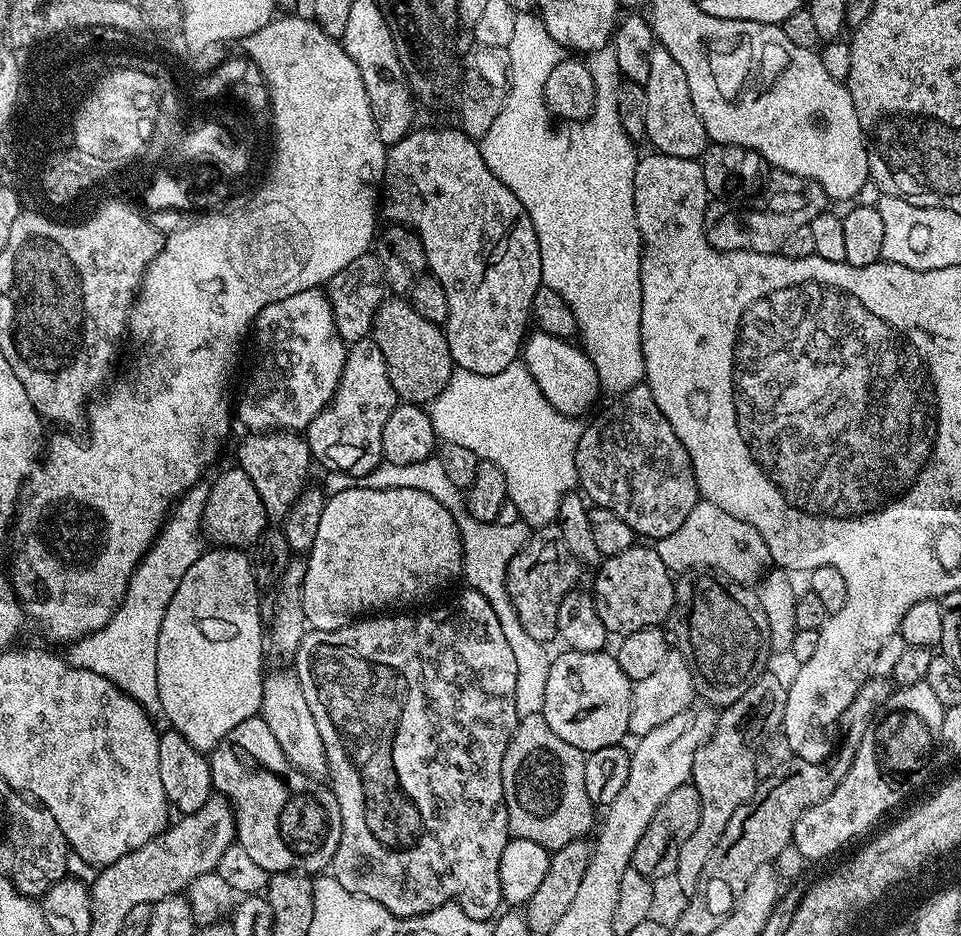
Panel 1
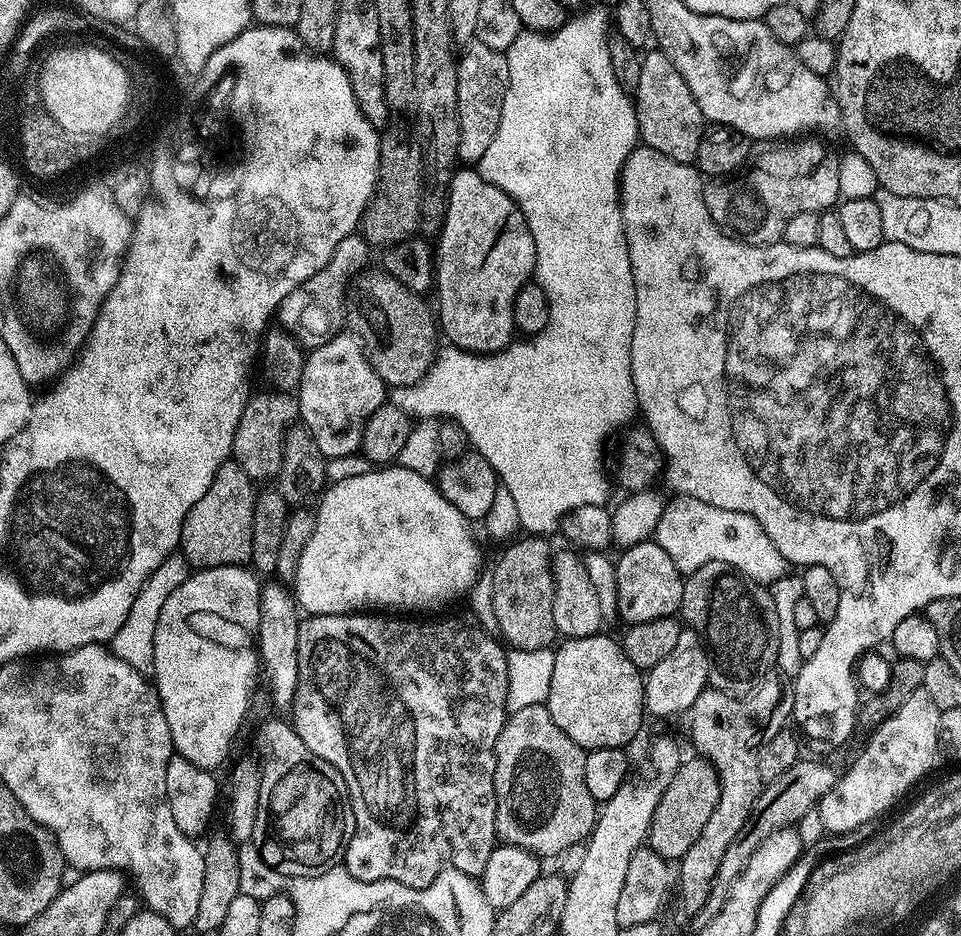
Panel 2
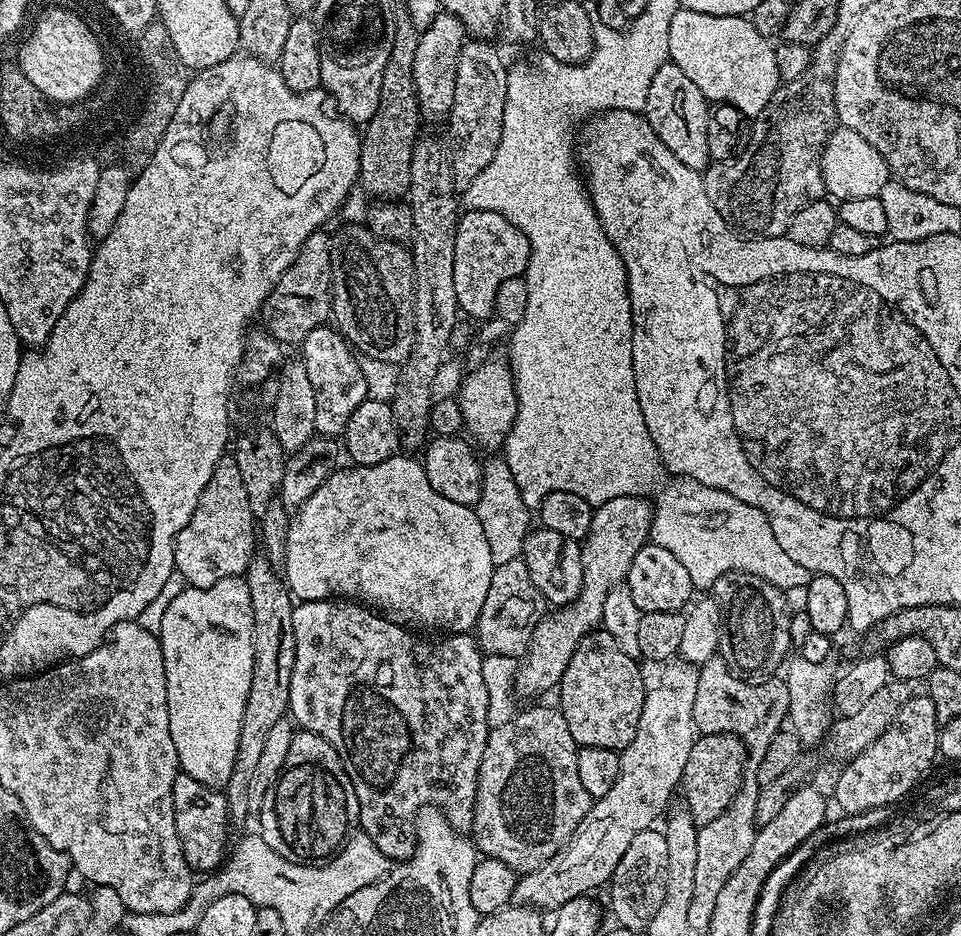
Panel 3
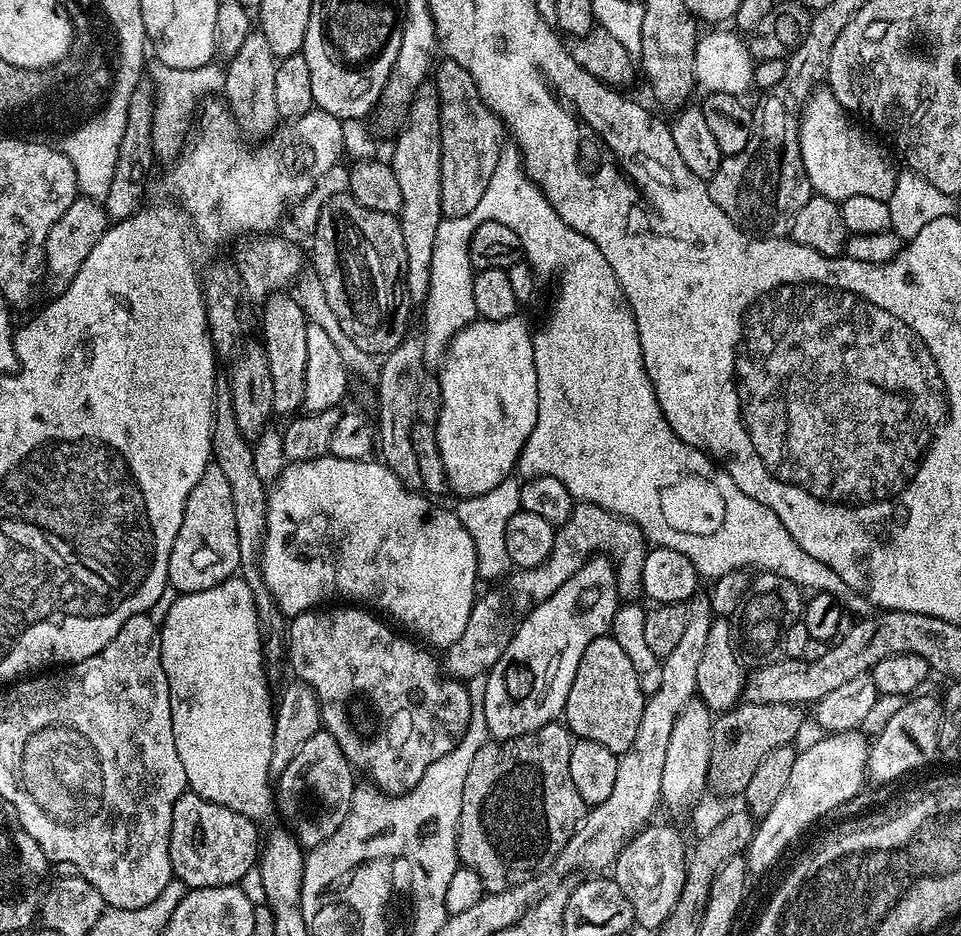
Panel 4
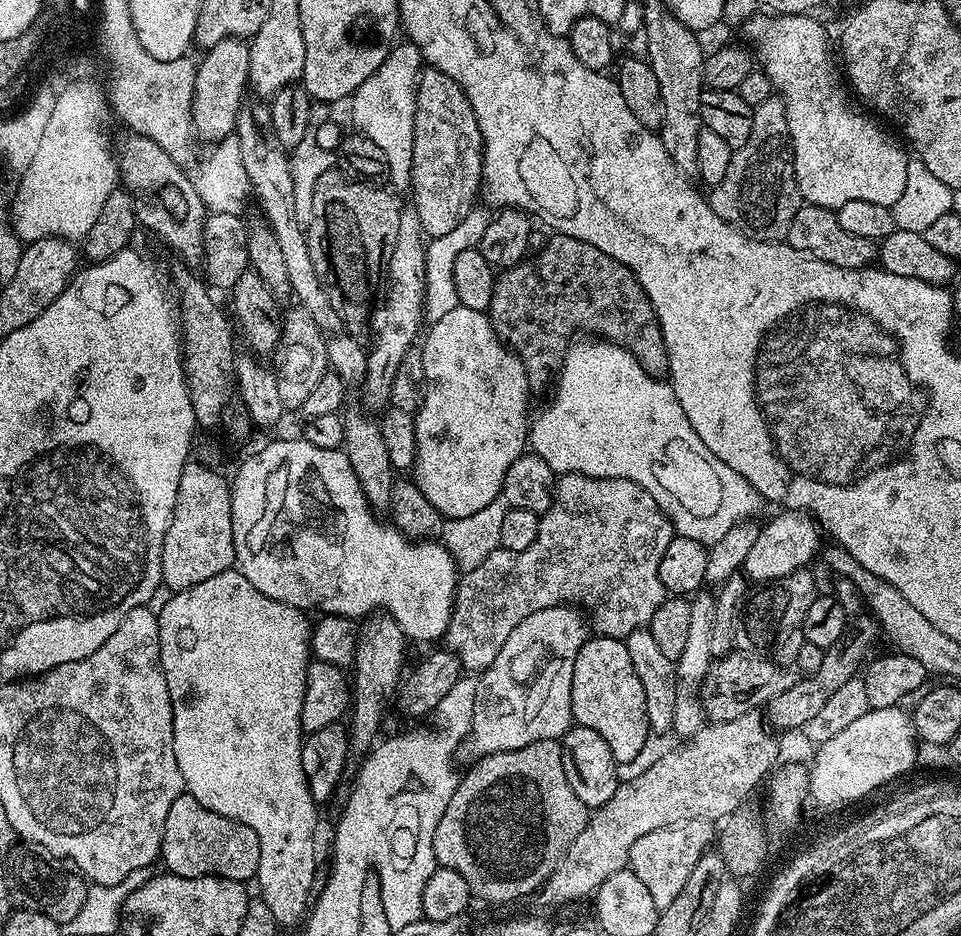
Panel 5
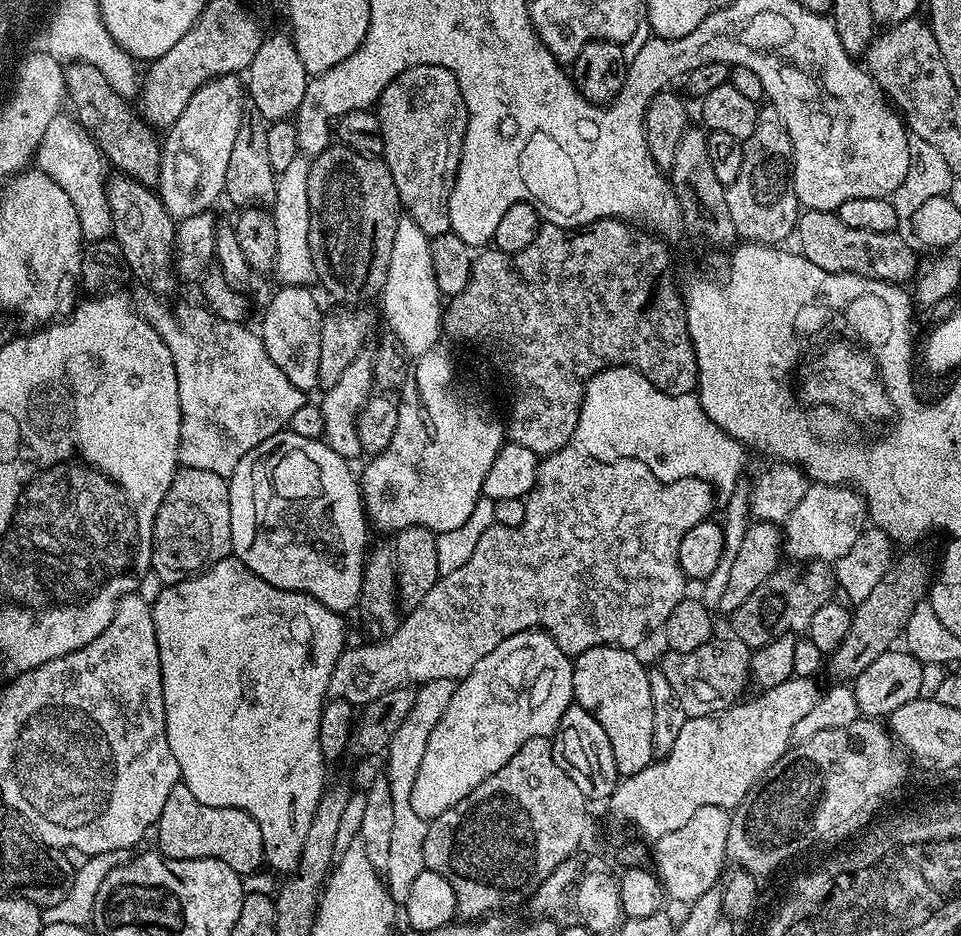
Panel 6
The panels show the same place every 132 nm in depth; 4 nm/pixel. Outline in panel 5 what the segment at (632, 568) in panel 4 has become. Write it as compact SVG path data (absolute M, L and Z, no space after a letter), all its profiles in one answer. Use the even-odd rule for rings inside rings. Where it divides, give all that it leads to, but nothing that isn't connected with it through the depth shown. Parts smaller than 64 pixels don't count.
M563 473L557 479L552 505L541 515L538 538L534 538L526 550L515 552L498 547L482 566L459 577L456 605L446 633L447 651L453 652L469 673L479 674L498 658L498 650L506 646L510 630L514 630L522 618L530 618L530 614L538 614L538 610L559 604L583 609L591 627L601 636L626 638L636 628L648 628L654 610L658 610L666 598L662 578L658 578L658 566L662 566L662 554L666 554L673 535L668 515L642 486L622 478Z

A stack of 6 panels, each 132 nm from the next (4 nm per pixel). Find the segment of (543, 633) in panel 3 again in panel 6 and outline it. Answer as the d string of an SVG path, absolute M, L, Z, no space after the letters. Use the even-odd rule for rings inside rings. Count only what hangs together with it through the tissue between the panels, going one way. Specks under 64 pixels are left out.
M533 630L506 637L497 648L490 650L490 654L486 654L486 658L482 658L482 662L474 665L470 674L457 683L454 698L450 698L450 706L446 706L446 714L442 714L438 726L434 726L434 730L430 734L430 742L426 742L426 754L422 754L422 766L418 766L418 778L414 778L414 786L410 790L410 806L414 810L414 814L418 814L420 820L430 822L450 806L462 802L462 798L466 798L475 788L482 786L482 782L486 782L486 778L490 778L490 774L502 770L502 766L506 766L506 762L510 762L510 758L514 758L514 754L518 754L518 750L522 750L522 746L526 746L526 742L530 742L530 738L551 737L555 733L556 727L562 722L562 714L566 714L566 710L573 707L574 704L572 661L573 657L567 656L558 646L558 642L554 642L552 636Z

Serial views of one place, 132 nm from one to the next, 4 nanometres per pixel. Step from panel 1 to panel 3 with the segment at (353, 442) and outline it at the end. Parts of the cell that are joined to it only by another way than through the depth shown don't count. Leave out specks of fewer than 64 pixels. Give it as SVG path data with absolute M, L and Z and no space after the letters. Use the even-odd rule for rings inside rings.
M332 326L310 330L304 339L302 351L306 374L310 374L310 386L314 386L314 402L318 402L318 411L314 413L316 431L322 436L343 437L350 414L354 414L354 410L358 410L358 406L368 399L366 378L362 376L357 353L344 335Z

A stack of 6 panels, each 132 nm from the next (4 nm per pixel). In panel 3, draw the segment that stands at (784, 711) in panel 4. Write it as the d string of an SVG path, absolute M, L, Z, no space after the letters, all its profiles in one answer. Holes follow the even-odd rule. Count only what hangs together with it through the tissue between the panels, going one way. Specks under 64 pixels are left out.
M715 732L709 736L697 735L694 746L690 750L690 758L686 758L686 770L682 770L679 795L684 795L683 803L688 813L696 819L697 825L714 822L730 802L734 802L734 794L744 781L746 753L742 743L732 732Z

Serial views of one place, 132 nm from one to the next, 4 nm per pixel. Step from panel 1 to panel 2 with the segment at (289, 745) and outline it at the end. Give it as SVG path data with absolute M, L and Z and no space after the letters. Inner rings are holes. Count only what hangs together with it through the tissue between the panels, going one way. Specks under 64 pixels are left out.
M279 579L261 583L260 586L260 625L256 631L258 641L258 660L262 670L268 674L268 686L272 690L272 698L280 708L287 709L294 698L294 690L298 684L298 630L302 619L293 589Z

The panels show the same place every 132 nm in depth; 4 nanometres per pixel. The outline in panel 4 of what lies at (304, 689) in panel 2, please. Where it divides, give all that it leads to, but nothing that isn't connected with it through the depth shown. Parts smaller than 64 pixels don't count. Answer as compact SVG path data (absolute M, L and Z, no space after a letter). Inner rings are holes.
M320 606L311 612L303 612L291 617L286 628L287 663L292 663L292 668L296 671L294 673L295 679L301 680L303 684L310 685L314 694L320 699L320 723L323 731L329 732L334 738L334 742L338 742L338 746L342 746L342 754L346 754L346 758L353 769L357 773L365 772L372 779L369 781L380 791L387 792L390 796L402 796L418 784L422 774L426 774L428 767L434 762L438 762L438 758L442 758L442 754L450 754L450 750L454 750L454 746L458 746L458 742L462 742L470 724L470 714L472 713L472 703L470 702L467 683L451 679L445 675L442 671L441 661L437 657L435 660L431 656L433 653L423 643L401 634L395 627L385 623L379 615L373 614L371 611L368 613L368 610L360 606L332 607L336 606Z

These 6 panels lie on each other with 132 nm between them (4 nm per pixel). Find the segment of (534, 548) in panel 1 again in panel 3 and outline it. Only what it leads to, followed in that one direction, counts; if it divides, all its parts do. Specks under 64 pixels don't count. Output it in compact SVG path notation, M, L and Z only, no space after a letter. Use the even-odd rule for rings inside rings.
M519 558L493 567L490 591L486 593L486 602L482 602L482 614L476 623L474 635L485 653L520 658L528 651L534 630L544 615L544 596L538 586L534 586L530 570L526 570L526 562Z

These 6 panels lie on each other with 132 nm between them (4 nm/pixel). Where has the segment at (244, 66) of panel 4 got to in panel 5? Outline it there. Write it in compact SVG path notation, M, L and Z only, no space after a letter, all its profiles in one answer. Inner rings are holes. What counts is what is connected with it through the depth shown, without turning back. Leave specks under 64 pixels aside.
M264 102L256 103L260 104L250 105L251 103L249 103L247 106L241 107L234 133L242 152L247 177L252 183L253 195L260 199L260 206L268 215L267 227L271 228L278 238L278 247L282 249L286 270L290 277L292 296L300 299L297 300L299 307L308 311L310 318L314 318L314 326L318 326L318 334L322 334L329 369L339 374L346 386L363 385L368 361L365 345L360 345L361 341L348 333L342 318L338 318L338 310L334 310L334 305L326 295L326 290L322 290L322 282L318 282L314 261L310 259L310 246L305 229L300 227L298 219L295 217L294 187L289 153L281 146L274 134L269 105Z

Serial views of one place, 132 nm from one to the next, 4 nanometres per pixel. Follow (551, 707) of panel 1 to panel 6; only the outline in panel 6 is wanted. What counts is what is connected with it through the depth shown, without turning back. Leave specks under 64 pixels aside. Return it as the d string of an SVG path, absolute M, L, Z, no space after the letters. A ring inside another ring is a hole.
M594 646L590 650L586 650L582 654L578 654L572 661L572 695L575 703L582 710L586 710L594 718L594 722L598 722L598 726L602 726L602 730L606 730L606 738L610 738L610 750L614 750L614 766L617 773L621 777L633 776L638 774L638 770L646 770L648 764L654 760L654 702L650 702L650 678L648 677L648 668L646 664L636 657L635 651L627 648L613 648L611 646Z

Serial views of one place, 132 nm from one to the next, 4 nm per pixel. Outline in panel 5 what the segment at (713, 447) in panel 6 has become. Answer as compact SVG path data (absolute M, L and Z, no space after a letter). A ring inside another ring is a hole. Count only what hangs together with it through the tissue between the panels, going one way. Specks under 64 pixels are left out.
M599 338L577 339L564 356L564 365L558 373L558 379L554 384L555 388L556 393L553 394L548 409L537 420L535 417L530 424L531 451L540 456L542 462L546 462L546 466L550 466L552 472L557 474L577 472L583 476L593 476L594 478L622 478L634 482L638 486L642 486L642 490L651 494L654 502L658 502L660 509L671 520L675 535L694 538L706 546L718 542L735 524L756 516L754 514L759 510L760 504L762 505L762 497L754 490L754 486L750 486L750 482L746 482L746 478L742 478L742 474L730 470L730 466L726 466L726 462L722 462L722 458L710 454L708 445L702 442L702 438L698 434L694 434L694 426L690 426L690 418L686 418L671 383L667 379L651 376L625 348L620 348L616 344L609 344L607 340Z

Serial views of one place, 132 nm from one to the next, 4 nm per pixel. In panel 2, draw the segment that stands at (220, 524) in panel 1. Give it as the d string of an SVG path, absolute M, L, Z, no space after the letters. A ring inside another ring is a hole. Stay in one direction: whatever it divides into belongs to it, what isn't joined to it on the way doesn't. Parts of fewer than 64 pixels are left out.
M230 458L222 466L218 466L218 474L214 474L210 490L206 490L206 494L202 494L198 502L194 502L180 531L179 551L193 569L235 564L244 566L251 561L251 523L254 522L257 493L254 481L235 460Z

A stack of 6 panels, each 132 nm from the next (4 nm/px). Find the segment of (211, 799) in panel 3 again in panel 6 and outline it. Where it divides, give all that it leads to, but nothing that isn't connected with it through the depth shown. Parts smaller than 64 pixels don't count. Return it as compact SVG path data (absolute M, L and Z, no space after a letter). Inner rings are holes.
M178 783L174 790L166 797L166 806L162 806L162 814L154 825L154 836L156 832L155 847L163 856L169 856L175 860L197 860L198 858L210 858L218 862L226 862L230 870L240 873L241 877L248 878L248 875L264 864L264 847L262 846L262 830L258 830L258 822L250 818L237 808L219 808L218 806L206 806L190 794L184 783Z

